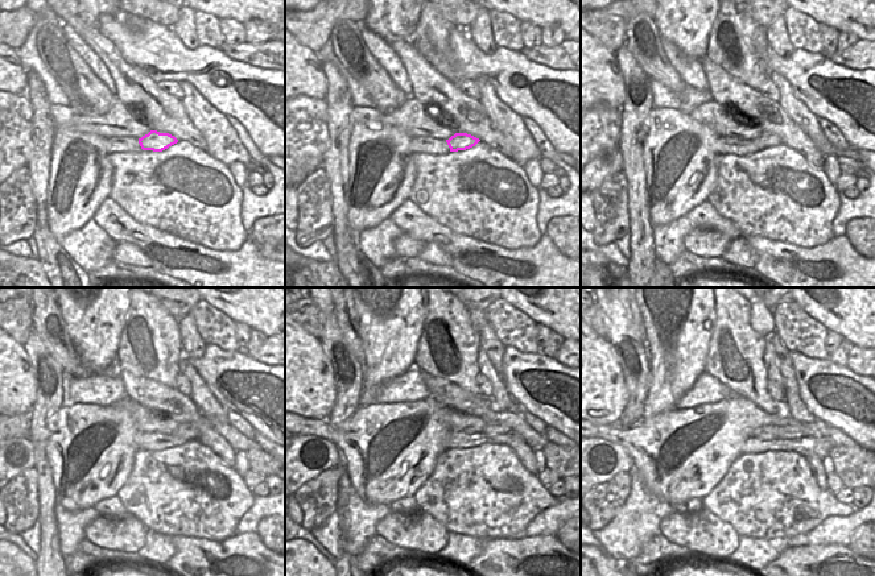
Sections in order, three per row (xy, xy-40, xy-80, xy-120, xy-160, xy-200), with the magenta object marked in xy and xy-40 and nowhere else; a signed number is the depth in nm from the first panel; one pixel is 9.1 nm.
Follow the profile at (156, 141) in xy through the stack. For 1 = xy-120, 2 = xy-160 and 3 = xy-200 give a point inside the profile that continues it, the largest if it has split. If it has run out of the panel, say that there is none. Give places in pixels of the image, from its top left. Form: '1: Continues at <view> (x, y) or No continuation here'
1: Continues at xy-120 (185, 431)
2: Continues at xy-160 (490, 429)
3: Continues at xy-200 (795, 430).

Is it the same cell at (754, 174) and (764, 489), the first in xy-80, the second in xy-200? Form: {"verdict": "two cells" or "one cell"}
{"verdict": "one cell"}

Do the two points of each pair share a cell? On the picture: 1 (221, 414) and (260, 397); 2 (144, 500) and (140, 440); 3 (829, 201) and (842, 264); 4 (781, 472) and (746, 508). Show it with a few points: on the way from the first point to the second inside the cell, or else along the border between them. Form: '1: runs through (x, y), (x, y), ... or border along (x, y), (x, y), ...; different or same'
1: border along (207, 386), (227, 411); different
2: border along (170, 446), (162, 450), (137, 450); different
3: border along (834, 236), (822, 244), (805, 248); different
4: runs through (776, 481), (762, 496), (755, 498); same

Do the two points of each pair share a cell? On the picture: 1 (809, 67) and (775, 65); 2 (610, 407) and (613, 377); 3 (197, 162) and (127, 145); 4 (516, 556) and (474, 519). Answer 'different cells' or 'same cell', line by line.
1: same cell
2: same cell
3: different cells
4: different cells

